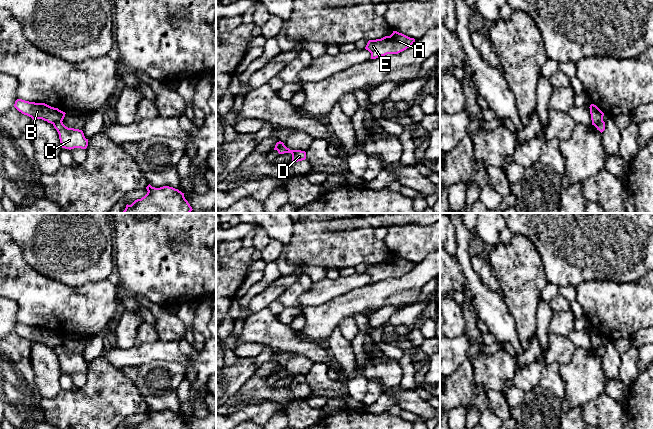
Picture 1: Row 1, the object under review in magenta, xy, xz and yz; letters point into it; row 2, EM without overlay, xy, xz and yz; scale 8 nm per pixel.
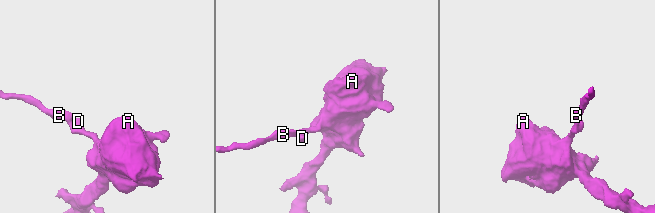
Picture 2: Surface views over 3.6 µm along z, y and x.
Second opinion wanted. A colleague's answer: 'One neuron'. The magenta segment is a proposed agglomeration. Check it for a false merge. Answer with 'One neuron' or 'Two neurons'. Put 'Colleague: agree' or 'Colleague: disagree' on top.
Colleague: disagree
Two neurons

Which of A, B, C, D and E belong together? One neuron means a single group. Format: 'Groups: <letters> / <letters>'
Groups: A C D E / B

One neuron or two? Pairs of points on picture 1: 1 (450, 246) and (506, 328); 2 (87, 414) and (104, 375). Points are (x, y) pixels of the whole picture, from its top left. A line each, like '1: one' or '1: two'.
1: two
2: one

